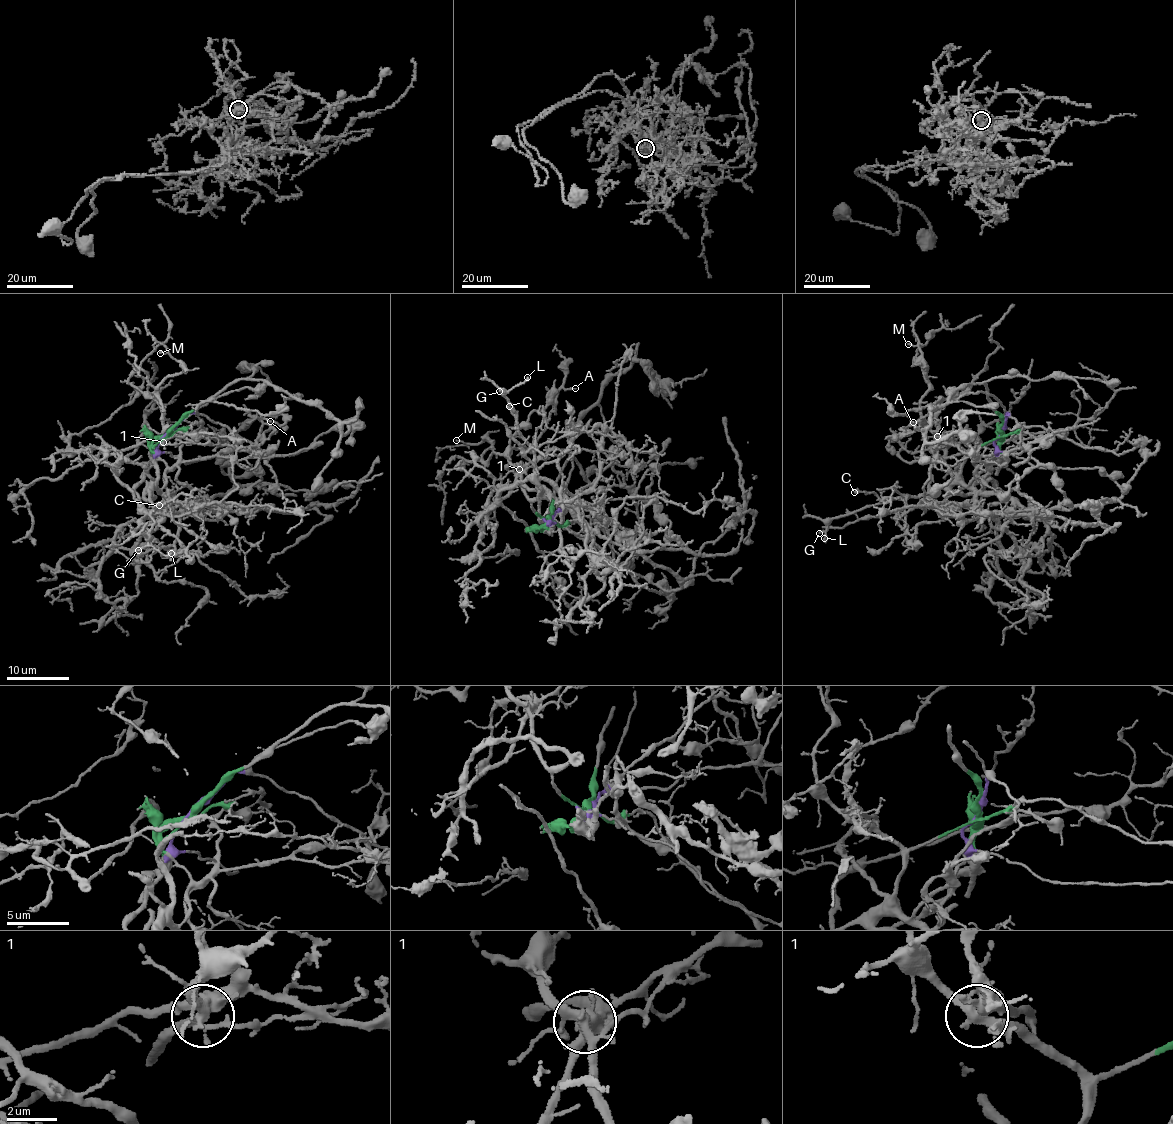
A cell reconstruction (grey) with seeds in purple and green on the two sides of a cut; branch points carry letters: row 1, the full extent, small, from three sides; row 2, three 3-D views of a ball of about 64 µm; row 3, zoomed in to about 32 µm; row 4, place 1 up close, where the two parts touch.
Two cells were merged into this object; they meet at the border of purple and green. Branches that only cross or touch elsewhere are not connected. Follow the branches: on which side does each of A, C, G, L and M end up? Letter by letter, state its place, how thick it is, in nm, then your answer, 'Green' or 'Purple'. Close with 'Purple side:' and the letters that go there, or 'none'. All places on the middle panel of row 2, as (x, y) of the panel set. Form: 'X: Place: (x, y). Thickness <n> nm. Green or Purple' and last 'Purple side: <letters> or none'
A: Place: (575, 388). Thickness 160 nm. Green
C: Place: (509, 406). Thickness 380 nm. Green
G: Place: (499, 391). Thickness 170 nm. Green
L: Place: (527, 377). Thickness 240 nm. Green
M: Place: (456, 440). Thickness 130 nm. Green
Purple side: none

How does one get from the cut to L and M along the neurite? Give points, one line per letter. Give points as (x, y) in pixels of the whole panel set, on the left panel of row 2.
L: (168, 430), (150, 454), (156, 477), (150, 499), (158, 504), (147, 535), (147, 543), (158, 551), (171, 553)
M: (168, 430), (150, 454), (161, 444), (162, 406), (158, 386), (181, 373), (182, 367), (168, 353), (159, 352)

